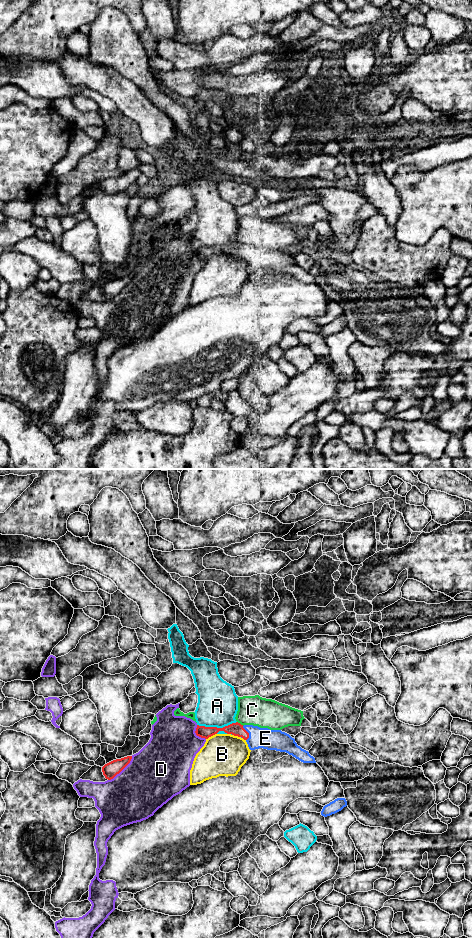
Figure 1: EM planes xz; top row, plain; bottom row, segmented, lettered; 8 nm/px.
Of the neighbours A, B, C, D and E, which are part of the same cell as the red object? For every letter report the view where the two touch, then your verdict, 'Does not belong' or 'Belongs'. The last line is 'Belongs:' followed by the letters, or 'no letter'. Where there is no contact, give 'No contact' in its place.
A: Touches red in xz. Does not belong
B: Touches red in xz. Does not belong
C: Touches red in xz. Does not belong
D: Touches red in xz. Does not belong
E: Touches red in xz. Belongs
Belongs: E

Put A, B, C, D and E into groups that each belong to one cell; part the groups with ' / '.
A / B / C / D / E

